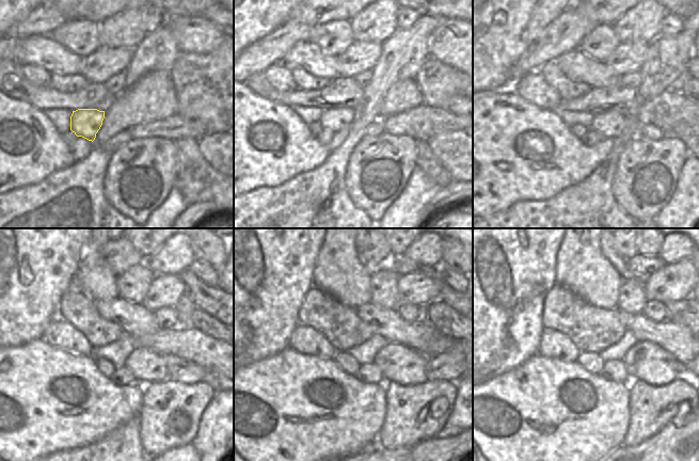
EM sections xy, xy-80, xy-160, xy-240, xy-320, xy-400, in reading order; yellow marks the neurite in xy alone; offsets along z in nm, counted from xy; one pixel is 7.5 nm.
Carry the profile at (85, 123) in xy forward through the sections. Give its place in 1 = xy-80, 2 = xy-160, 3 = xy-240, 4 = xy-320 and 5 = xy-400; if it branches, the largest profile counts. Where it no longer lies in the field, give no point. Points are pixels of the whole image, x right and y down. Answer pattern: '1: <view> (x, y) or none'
1: xy-80 (334, 118)
2: xy-160 (612, 124)
3: xy-240 (144, 364)
4: xy-320 (398, 363)
5: xy-400 (646, 361)

